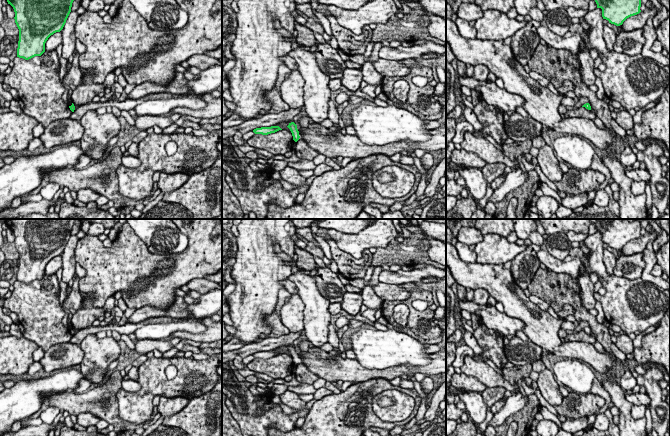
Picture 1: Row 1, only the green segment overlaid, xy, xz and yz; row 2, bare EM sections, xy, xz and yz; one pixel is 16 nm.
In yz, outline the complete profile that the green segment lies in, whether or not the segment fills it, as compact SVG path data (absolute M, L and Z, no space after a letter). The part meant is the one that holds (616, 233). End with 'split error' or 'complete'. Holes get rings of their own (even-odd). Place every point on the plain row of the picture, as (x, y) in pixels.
M589 219L591 224L597 228L597 232L602 233L602 241L609 247L620 250L623 246L641 236L641 222L628 219Z; complete

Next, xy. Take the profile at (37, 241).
M5 219L15 236L15 247L19 253L17 281L29 284L45 276L45 267L56 256L60 256L71 236L76 219Z; complete

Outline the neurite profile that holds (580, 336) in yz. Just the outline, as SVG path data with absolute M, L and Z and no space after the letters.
M576 331L574 334L567 334L566 341L586 342L593 345L596 342L594 337L585 331Z

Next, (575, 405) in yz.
M571 392L563 397L560 405L554 406L557 413L566 418L579 419L584 416L594 415L605 405L605 399L591 392L580 394Z

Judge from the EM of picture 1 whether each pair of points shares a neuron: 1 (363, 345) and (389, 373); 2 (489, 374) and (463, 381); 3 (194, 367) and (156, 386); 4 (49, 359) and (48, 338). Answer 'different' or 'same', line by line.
1: different
2: different
3: same
4: different

